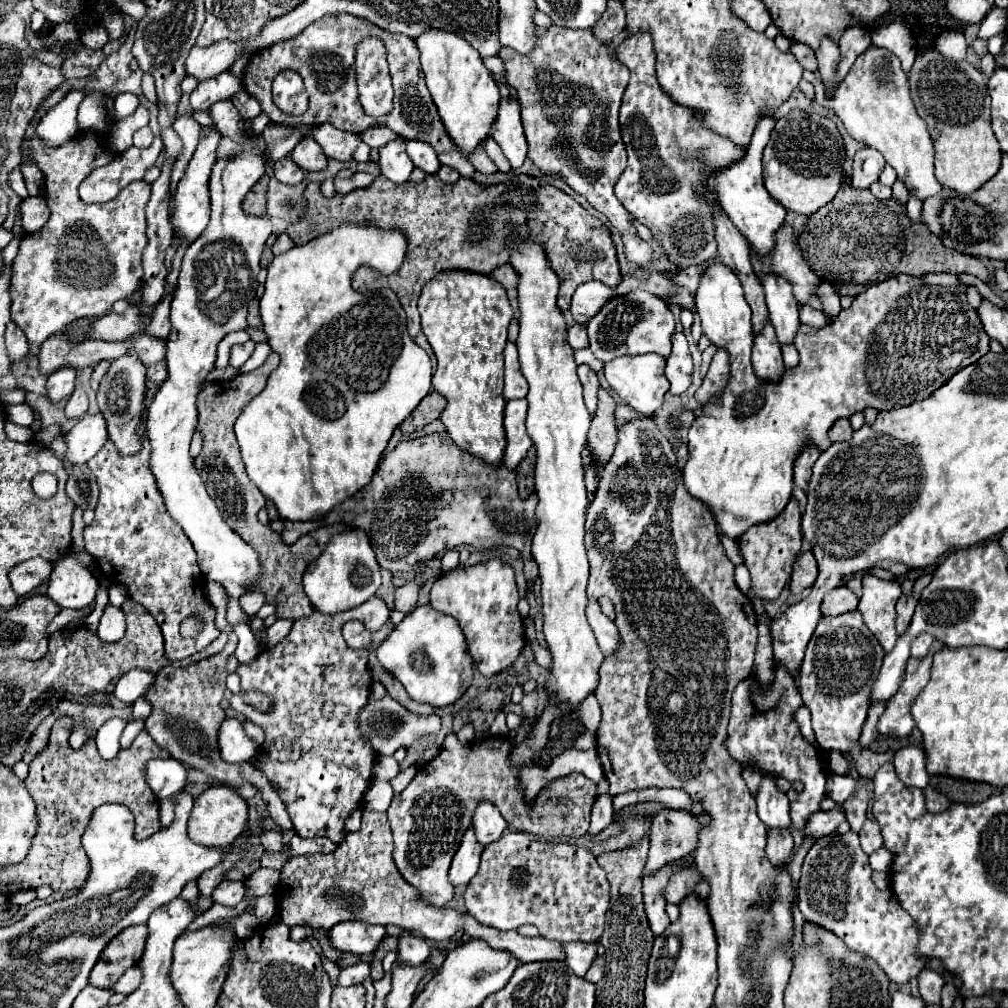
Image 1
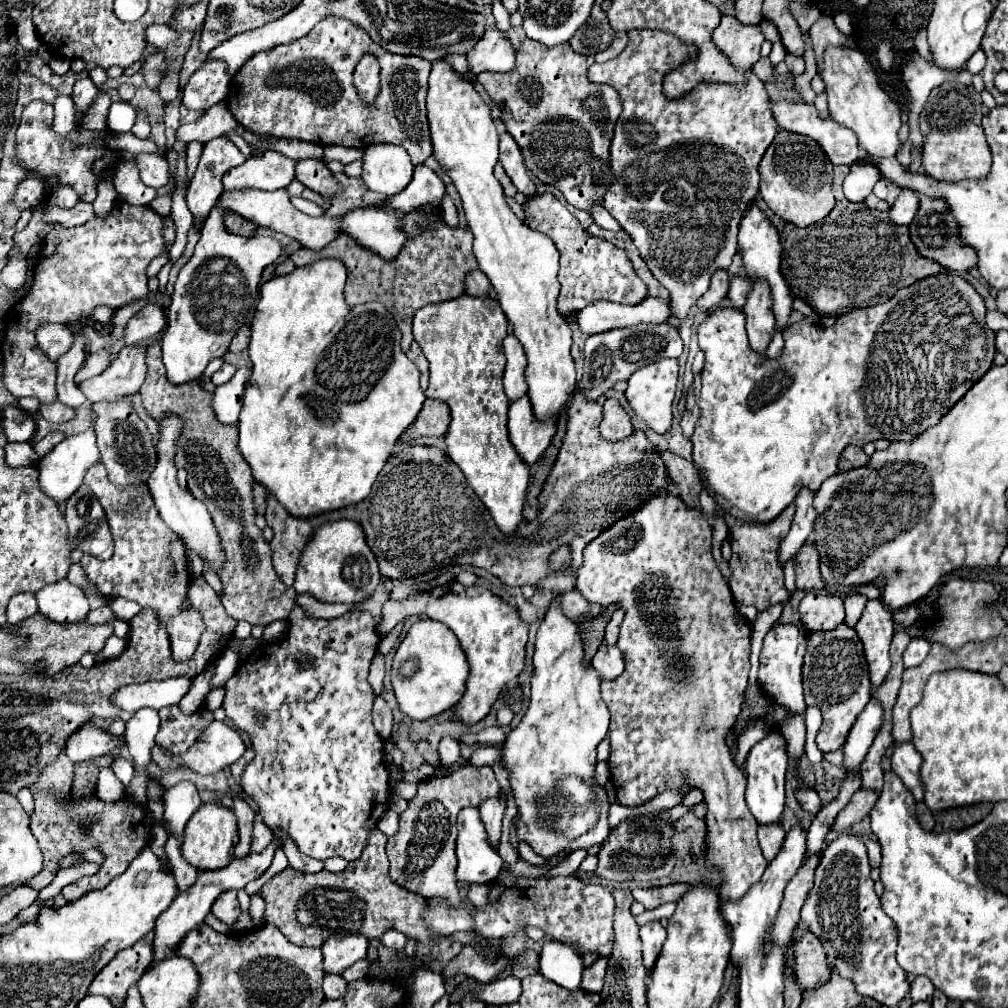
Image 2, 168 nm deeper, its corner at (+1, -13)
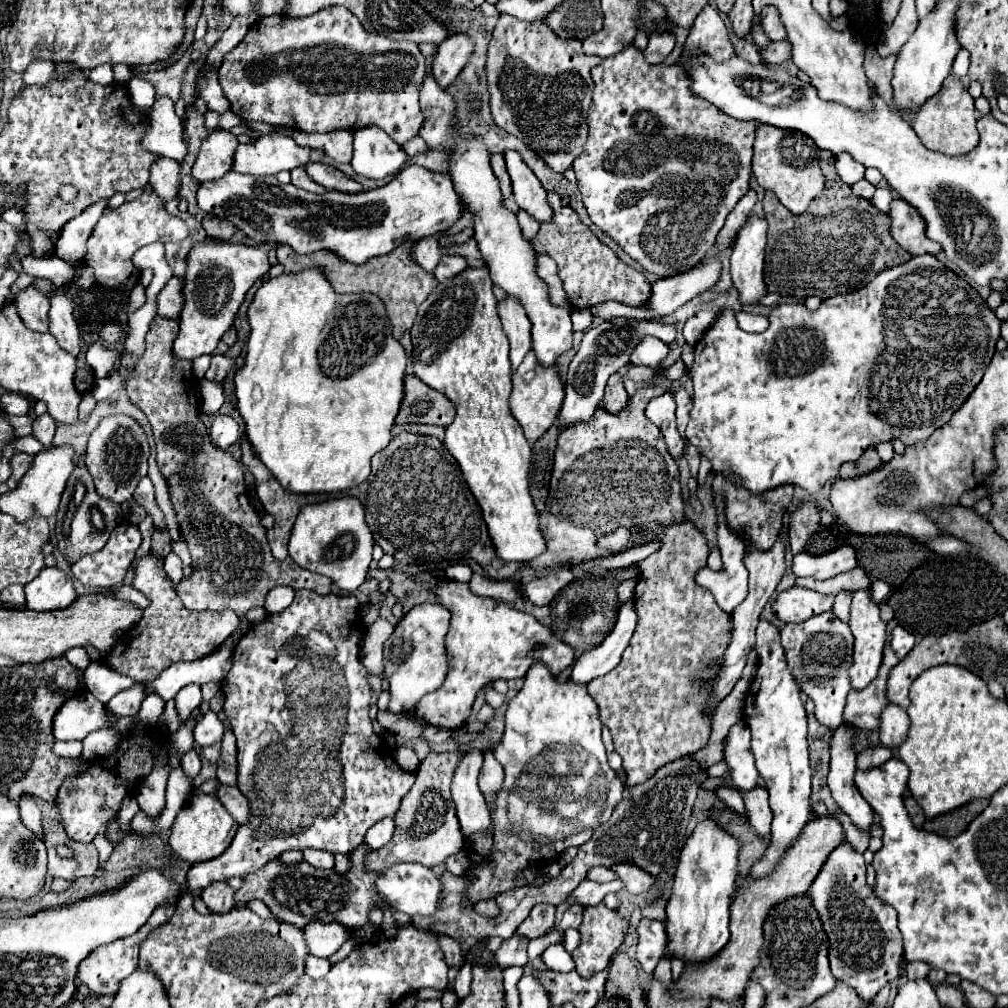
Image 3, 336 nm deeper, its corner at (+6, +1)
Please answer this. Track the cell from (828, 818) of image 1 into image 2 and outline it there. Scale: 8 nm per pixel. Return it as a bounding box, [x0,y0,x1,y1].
[833,786,879,832]

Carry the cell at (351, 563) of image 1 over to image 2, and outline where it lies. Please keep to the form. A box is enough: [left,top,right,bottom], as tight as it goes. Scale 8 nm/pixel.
[293,520,381,602]

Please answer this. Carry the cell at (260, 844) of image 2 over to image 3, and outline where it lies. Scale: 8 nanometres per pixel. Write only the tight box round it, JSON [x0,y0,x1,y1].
[216,786,252,824]

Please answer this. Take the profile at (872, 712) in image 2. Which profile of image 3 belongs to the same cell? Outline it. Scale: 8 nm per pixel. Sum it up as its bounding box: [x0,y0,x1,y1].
[828,726,872,830]

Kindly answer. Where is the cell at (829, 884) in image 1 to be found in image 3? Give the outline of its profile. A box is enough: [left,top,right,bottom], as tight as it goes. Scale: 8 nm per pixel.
[808,840,902,1002]

